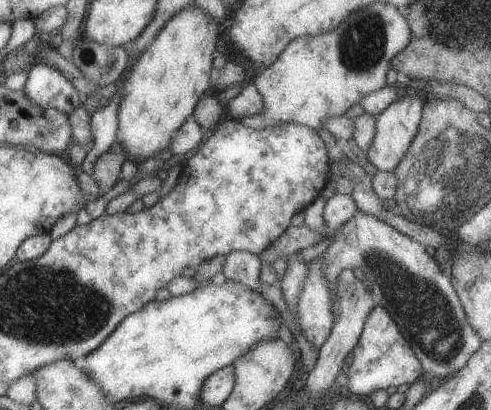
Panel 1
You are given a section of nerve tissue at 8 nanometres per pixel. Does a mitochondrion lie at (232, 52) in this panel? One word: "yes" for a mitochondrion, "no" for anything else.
no

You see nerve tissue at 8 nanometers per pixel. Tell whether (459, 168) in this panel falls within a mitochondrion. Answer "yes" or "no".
yes

